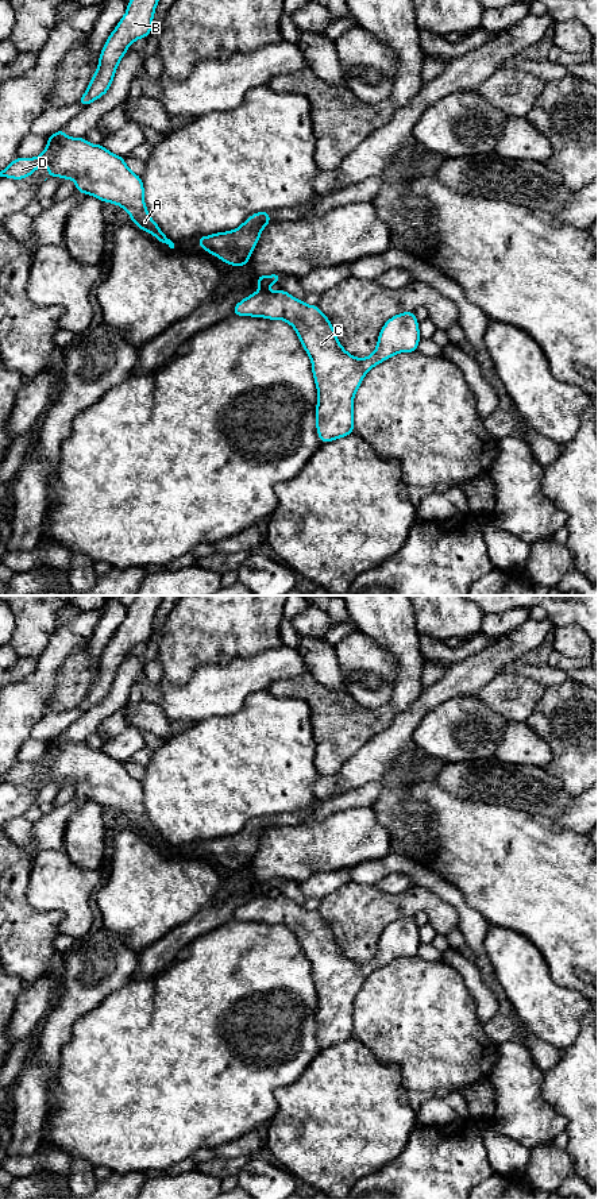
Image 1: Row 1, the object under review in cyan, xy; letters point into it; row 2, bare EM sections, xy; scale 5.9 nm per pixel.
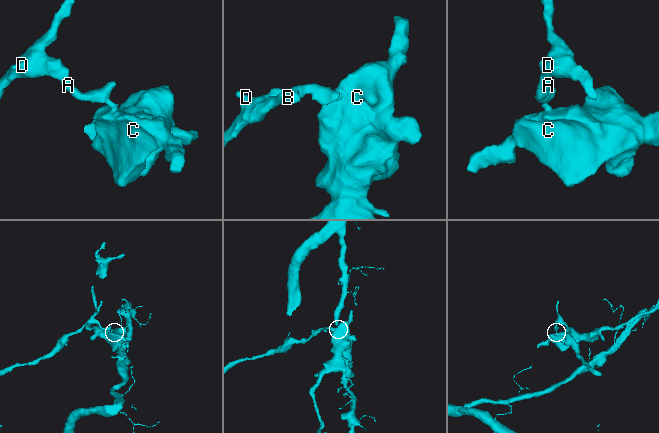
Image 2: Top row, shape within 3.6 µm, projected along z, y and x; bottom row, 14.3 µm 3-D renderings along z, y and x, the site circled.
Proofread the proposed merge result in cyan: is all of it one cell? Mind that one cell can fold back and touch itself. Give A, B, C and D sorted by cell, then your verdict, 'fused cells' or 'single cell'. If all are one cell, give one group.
A B D / C | fused cells

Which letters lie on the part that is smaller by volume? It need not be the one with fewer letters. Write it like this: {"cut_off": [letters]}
{"cut_off": ["A", "B", "D"]}

